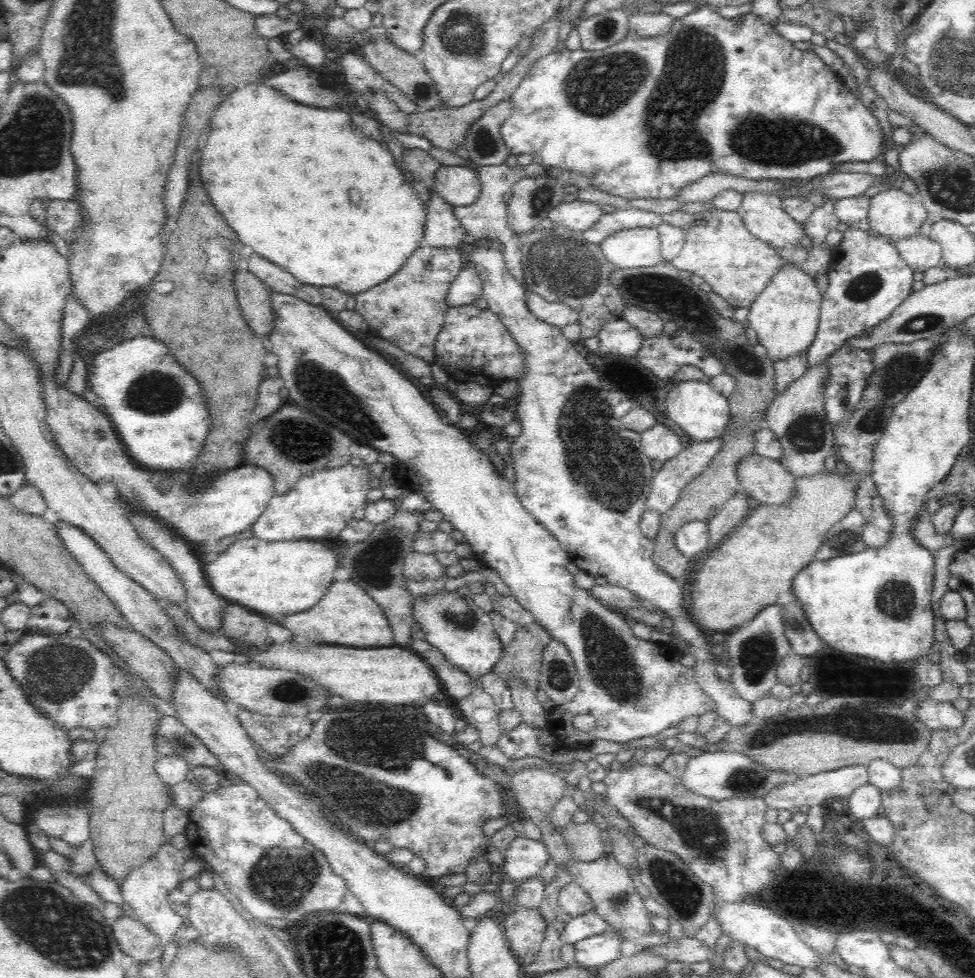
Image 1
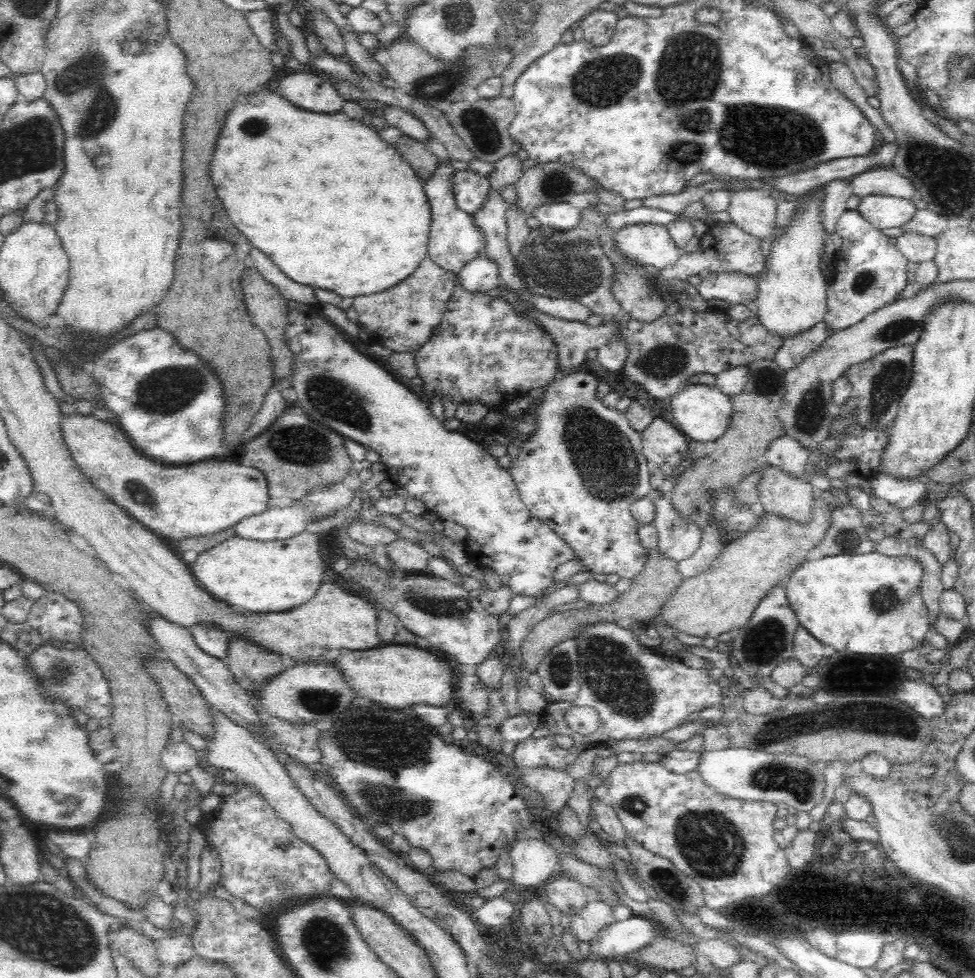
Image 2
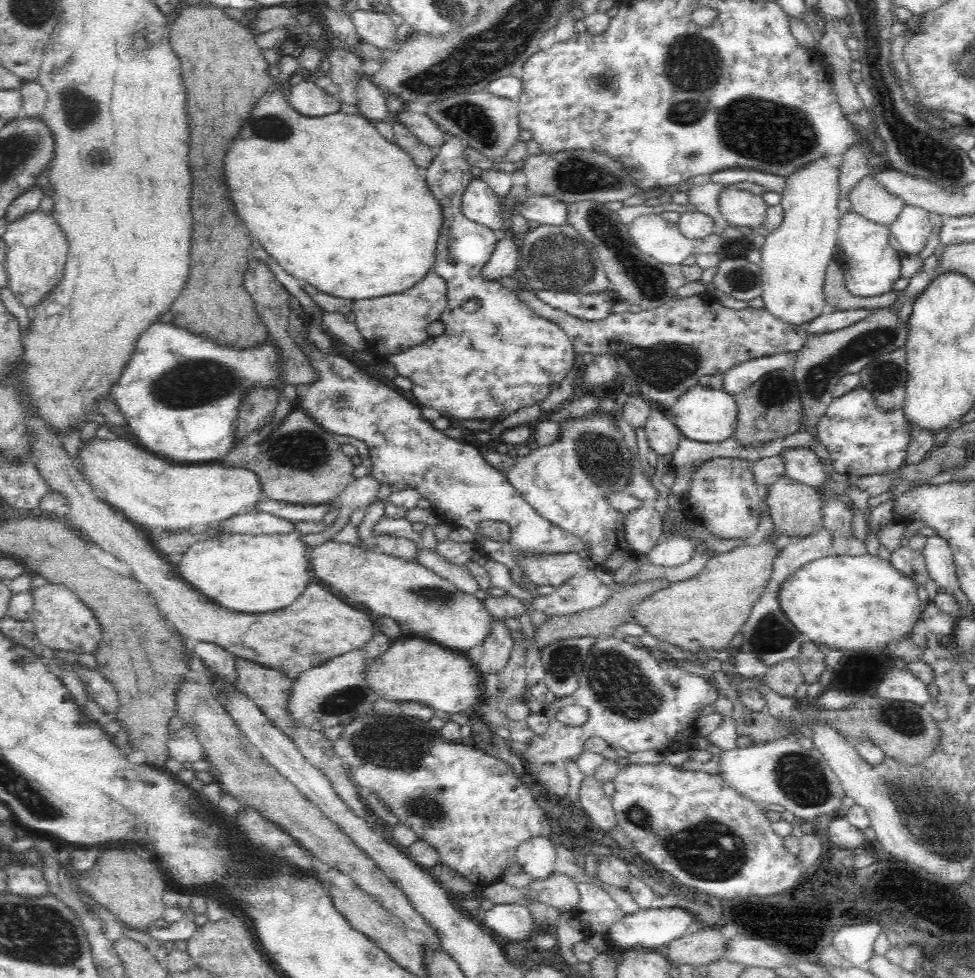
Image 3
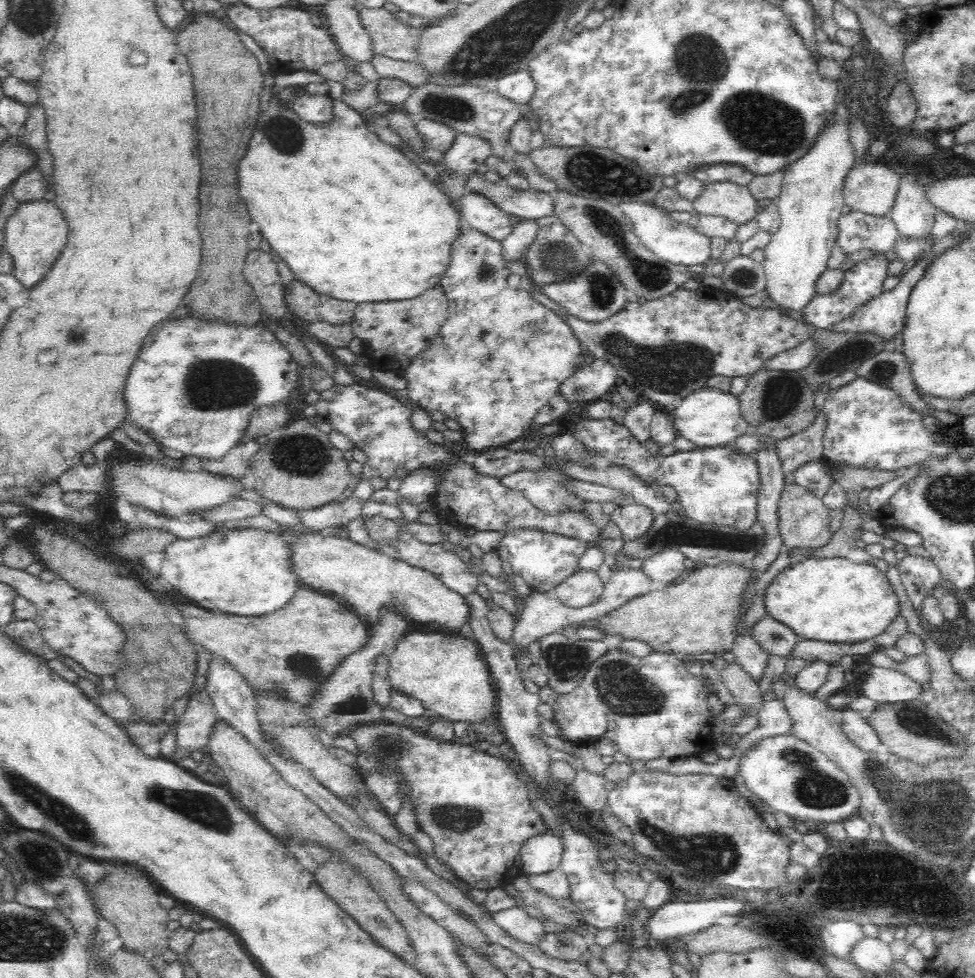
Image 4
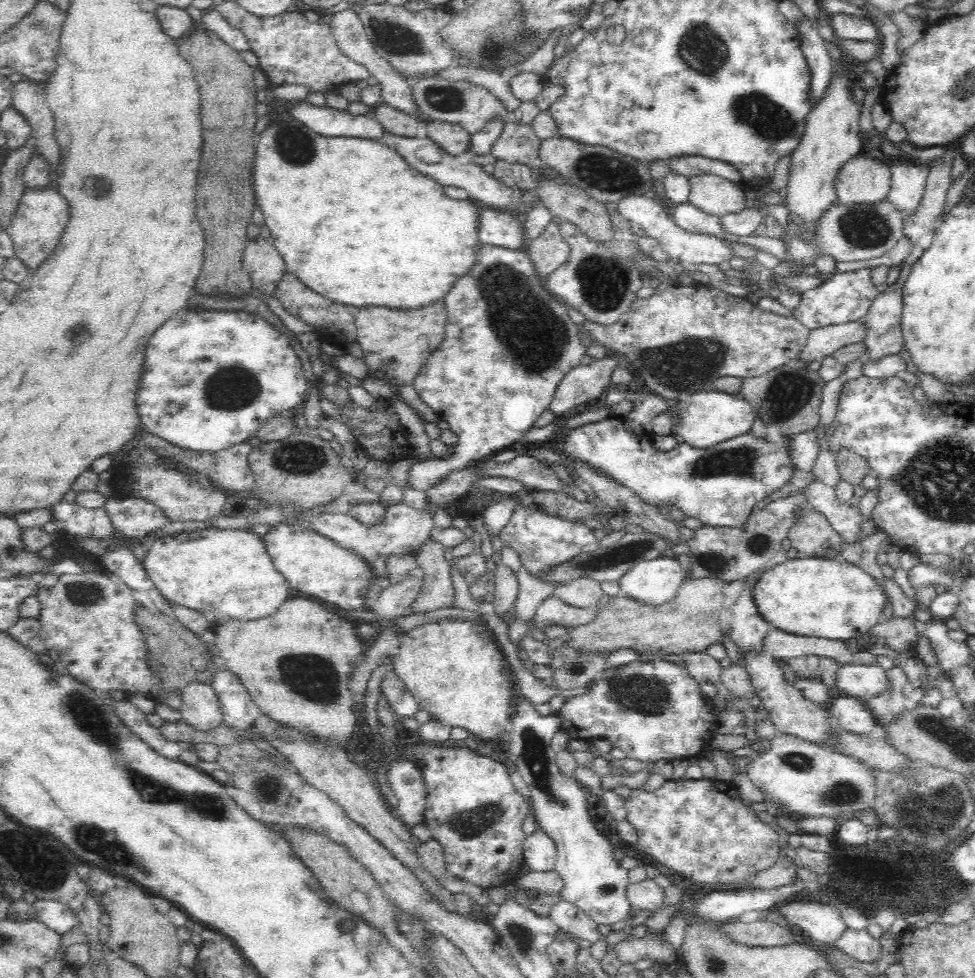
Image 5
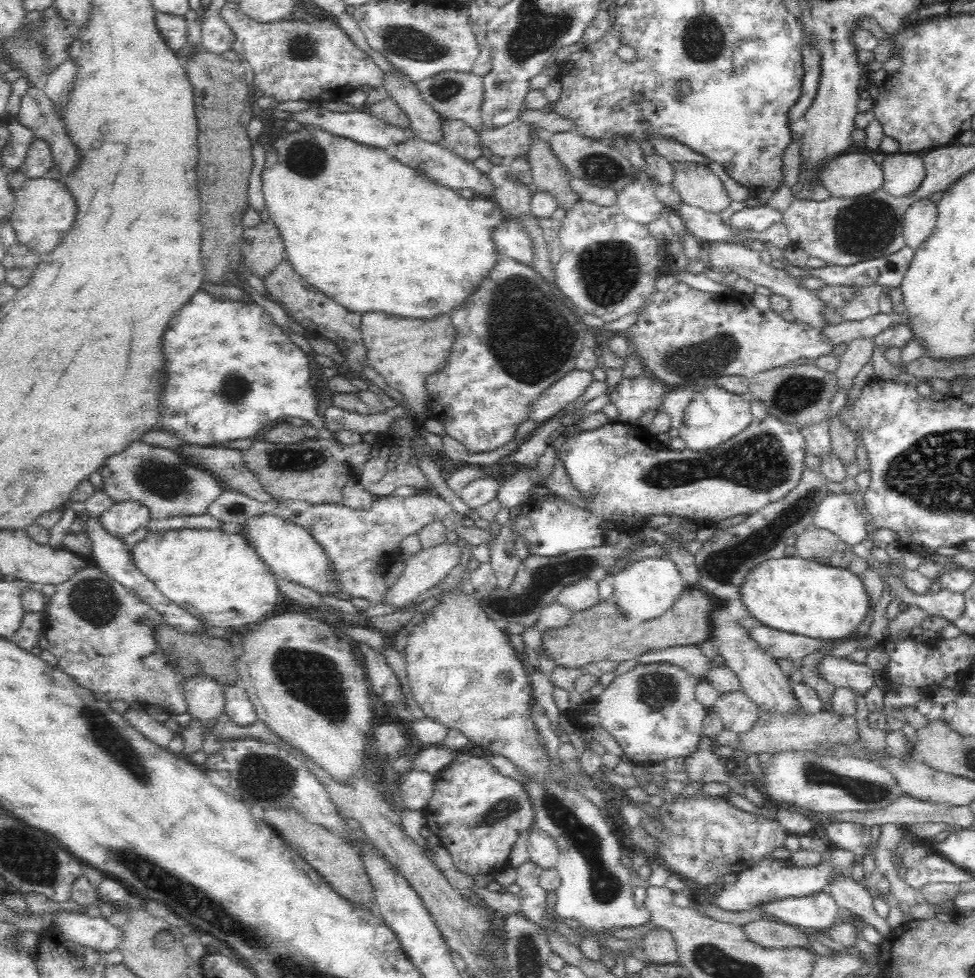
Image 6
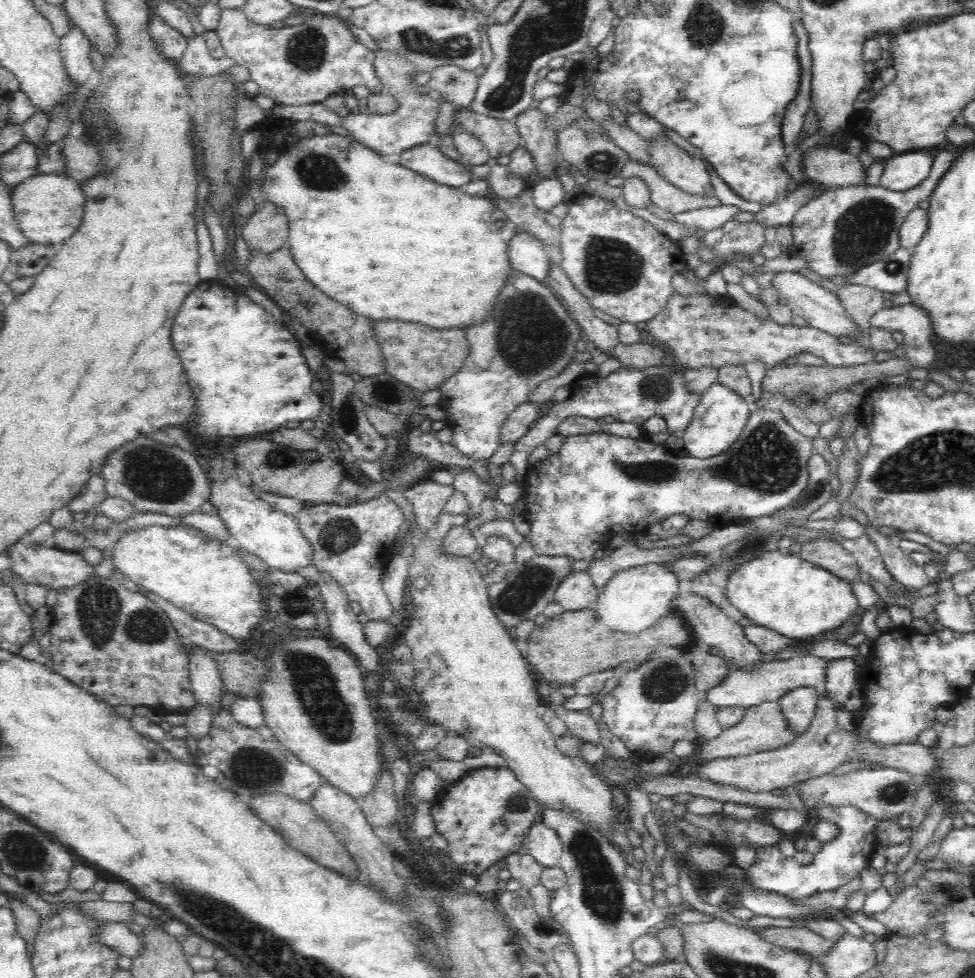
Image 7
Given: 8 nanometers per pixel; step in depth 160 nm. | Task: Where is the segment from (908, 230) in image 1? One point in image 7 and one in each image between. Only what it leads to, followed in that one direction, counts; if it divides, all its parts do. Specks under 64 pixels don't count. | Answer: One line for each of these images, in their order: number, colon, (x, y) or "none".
2: (882, 211)
3: (869, 199)
4: (871, 189)
5: (863, 180)
6: (851, 175)
7: (833, 168)

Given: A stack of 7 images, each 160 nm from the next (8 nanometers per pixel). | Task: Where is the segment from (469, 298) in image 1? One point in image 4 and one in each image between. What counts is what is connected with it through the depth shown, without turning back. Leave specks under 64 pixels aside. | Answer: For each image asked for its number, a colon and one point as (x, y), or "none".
2: (479, 275)
3: (503, 261)
4: (514, 245)

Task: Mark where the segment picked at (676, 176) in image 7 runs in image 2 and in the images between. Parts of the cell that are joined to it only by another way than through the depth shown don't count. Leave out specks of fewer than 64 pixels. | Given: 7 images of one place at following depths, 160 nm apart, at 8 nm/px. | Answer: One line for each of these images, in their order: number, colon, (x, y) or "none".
2: (755, 210)
3: (738, 207)
4: (735, 203)
5: (716, 196)
6: (698, 185)

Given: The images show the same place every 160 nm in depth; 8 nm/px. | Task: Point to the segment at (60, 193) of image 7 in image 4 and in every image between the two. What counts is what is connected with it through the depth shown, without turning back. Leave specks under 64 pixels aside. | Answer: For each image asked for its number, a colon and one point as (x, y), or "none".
4: (35, 235)
5: (41, 216)
6: (44, 210)

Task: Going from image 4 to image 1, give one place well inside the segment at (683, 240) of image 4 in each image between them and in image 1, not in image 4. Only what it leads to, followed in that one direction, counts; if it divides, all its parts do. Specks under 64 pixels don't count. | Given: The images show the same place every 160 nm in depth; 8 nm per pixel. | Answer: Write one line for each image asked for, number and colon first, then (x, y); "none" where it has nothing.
1: (632, 248)
2: (648, 245)
3: (661, 240)

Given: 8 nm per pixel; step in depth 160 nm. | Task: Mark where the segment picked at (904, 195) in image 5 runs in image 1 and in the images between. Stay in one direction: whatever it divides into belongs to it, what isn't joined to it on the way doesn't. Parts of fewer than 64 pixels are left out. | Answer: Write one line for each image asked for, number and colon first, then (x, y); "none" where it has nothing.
1: (919, 253)
2: (914, 247)
3: (912, 229)
4: (913, 216)

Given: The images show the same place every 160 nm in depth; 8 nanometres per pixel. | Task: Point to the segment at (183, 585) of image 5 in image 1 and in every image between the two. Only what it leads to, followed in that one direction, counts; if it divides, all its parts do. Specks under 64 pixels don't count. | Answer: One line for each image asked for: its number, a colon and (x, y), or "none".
1: (278, 579)
2: (253, 577)
3: (258, 574)
4: (249, 572)

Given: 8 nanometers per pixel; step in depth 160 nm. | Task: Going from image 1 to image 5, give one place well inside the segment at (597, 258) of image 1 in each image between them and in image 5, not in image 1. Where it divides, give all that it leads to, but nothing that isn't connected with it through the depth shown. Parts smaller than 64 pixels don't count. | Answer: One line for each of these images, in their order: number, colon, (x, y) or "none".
2: (571, 264)
3: (550, 258)
4: (555, 255)
5: (549, 251)

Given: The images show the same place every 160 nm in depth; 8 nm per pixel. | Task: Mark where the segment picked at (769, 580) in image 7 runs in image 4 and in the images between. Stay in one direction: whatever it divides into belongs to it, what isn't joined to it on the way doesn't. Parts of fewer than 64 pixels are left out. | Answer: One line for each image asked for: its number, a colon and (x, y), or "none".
4: (836, 600)
5: (828, 598)
6: (801, 596)

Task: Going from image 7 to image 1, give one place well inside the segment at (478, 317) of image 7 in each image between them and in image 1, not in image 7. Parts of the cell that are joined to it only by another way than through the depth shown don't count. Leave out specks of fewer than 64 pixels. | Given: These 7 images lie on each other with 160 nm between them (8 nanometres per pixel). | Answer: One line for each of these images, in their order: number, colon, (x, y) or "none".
1: (280, 174)
2: (336, 208)
3: (338, 206)
4: (333, 199)
5: (350, 217)
6: (375, 235)

